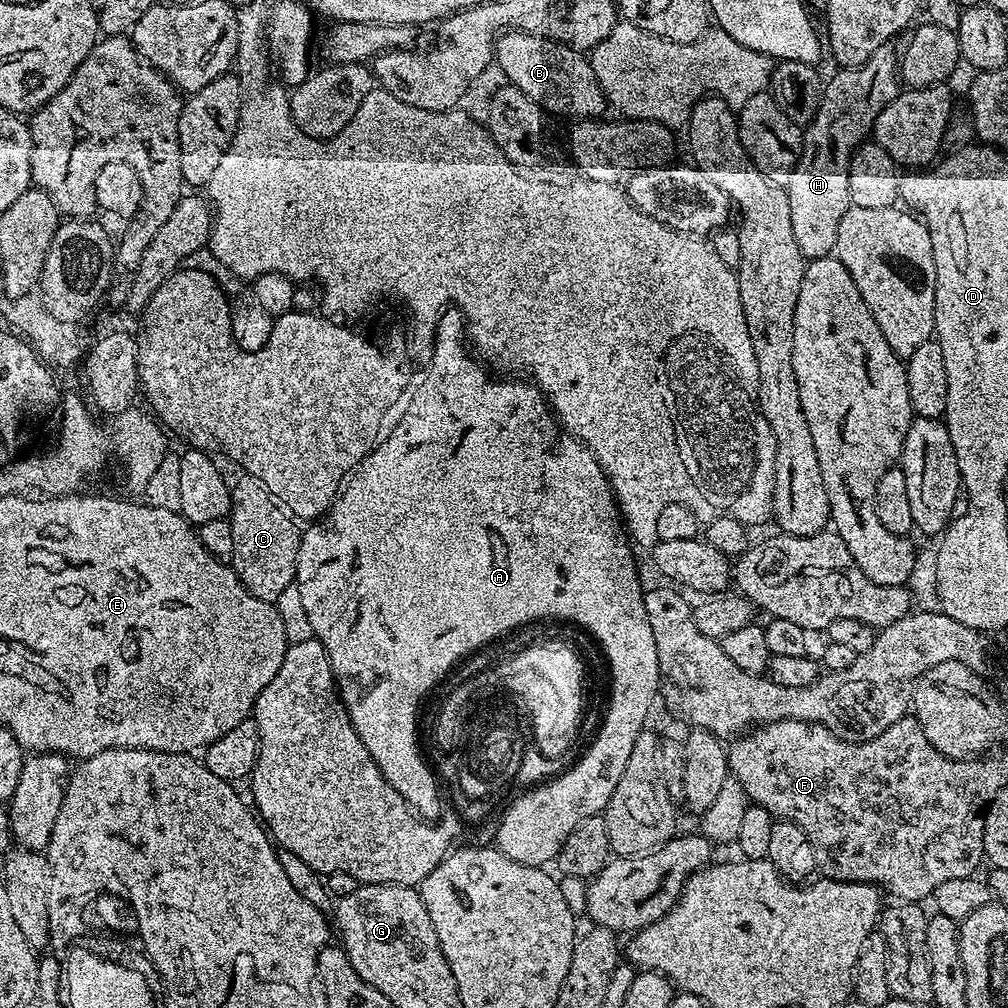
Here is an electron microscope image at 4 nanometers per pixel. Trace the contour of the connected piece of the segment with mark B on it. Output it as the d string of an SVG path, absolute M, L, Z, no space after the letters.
M504 30L496 37L494 64L504 71L503 79L518 86L526 98L539 104L545 113L566 112L572 118L600 118L605 115L606 90L598 82L592 61L581 49L533 32Z

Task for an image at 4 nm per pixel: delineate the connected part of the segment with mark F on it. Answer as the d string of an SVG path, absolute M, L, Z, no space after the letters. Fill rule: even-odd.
M905 714L893 725L886 726L880 734L869 740L850 740L839 736L825 724L813 720L770 720L737 735L727 745L728 771L742 782L742 790L746 790L749 801L770 810L773 817L788 819L802 826L806 830L806 838L814 846L819 863L828 867L827 875L838 880L853 880L858 884L875 884L885 893L893 892L896 900L914 900L924 902L935 893L942 882L950 878L966 878L977 871L980 860L985 859L984 854L984 812L988 804L999 794L1002 781L1000 781L1000 760L992 756L989 760L984 758L957 758L947 756L940 752L926 738L922 726L916 721L915 715Z

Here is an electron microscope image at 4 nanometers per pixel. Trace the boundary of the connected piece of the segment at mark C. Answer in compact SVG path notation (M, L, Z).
M240 474L231 489L230 519L234 530L234 550L230 557L230 566L252 596L274 602L280 592L296 579L301 525L290 509L270 490L270 486L266 486L266 482Z

